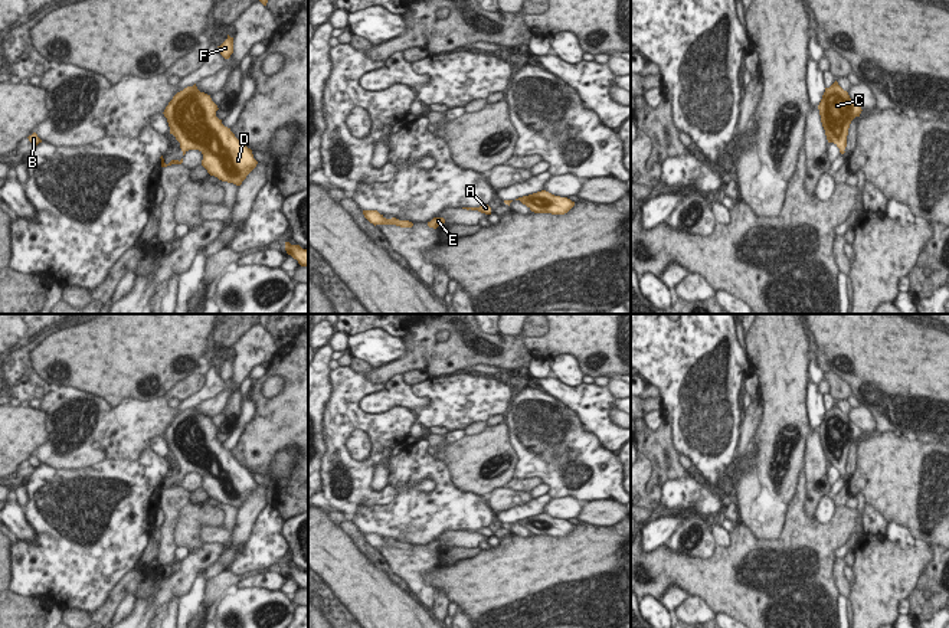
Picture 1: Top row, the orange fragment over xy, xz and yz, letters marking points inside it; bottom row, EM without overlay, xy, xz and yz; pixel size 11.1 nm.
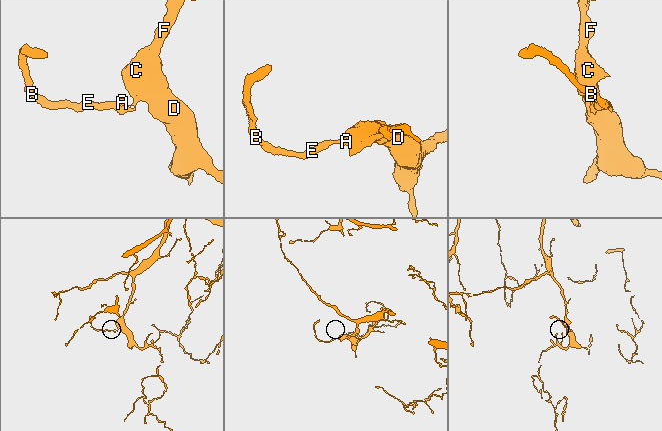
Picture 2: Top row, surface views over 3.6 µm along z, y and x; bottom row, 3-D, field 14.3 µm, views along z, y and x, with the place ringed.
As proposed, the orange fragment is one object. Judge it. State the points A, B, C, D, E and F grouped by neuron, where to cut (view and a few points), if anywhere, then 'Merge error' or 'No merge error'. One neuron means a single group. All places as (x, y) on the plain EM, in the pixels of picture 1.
Groups: A B C D E F. No split. No merge error

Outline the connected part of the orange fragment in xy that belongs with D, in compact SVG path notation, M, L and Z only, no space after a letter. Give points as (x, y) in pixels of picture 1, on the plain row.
M194 406L177 415L163 436L183 478L199 472L203 477L202 488L210 498L240 508L258 484L252 472L216 439L217 432L210 418L200 415Z

